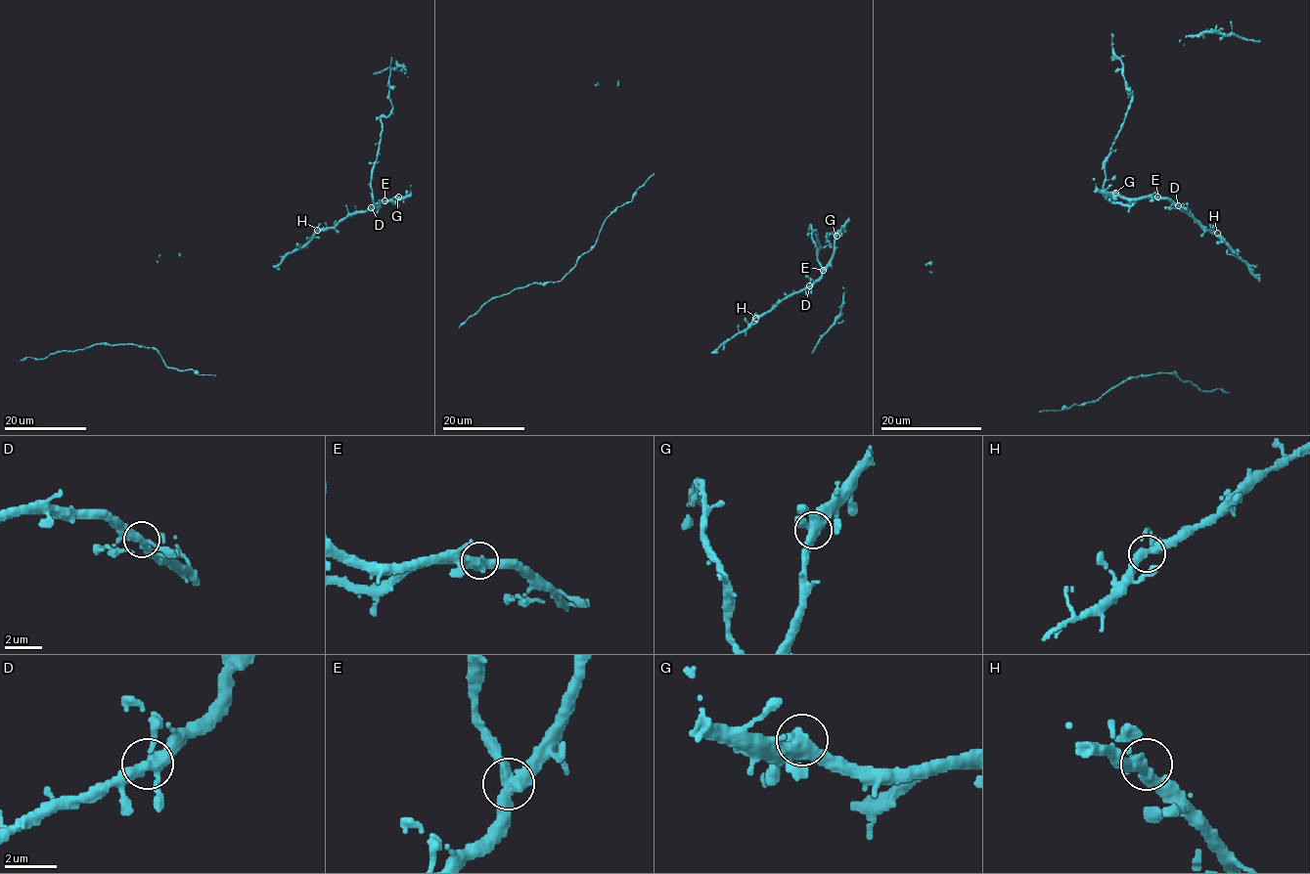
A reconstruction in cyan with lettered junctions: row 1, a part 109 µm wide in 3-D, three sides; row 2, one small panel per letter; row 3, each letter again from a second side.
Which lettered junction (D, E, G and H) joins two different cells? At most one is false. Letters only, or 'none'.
E

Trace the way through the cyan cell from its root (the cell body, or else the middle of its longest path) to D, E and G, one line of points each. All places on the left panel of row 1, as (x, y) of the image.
D: (318, 231), (334, 228), (350, 214), (364, 212), (371, 207)
E: (318, 231), (334, 228), (350, 214), (364, 212), (384, 200)
G: (318, 231), (334, 228), (350, 214), (364, 212), (382, 201), (395, 201), (398, 196)

